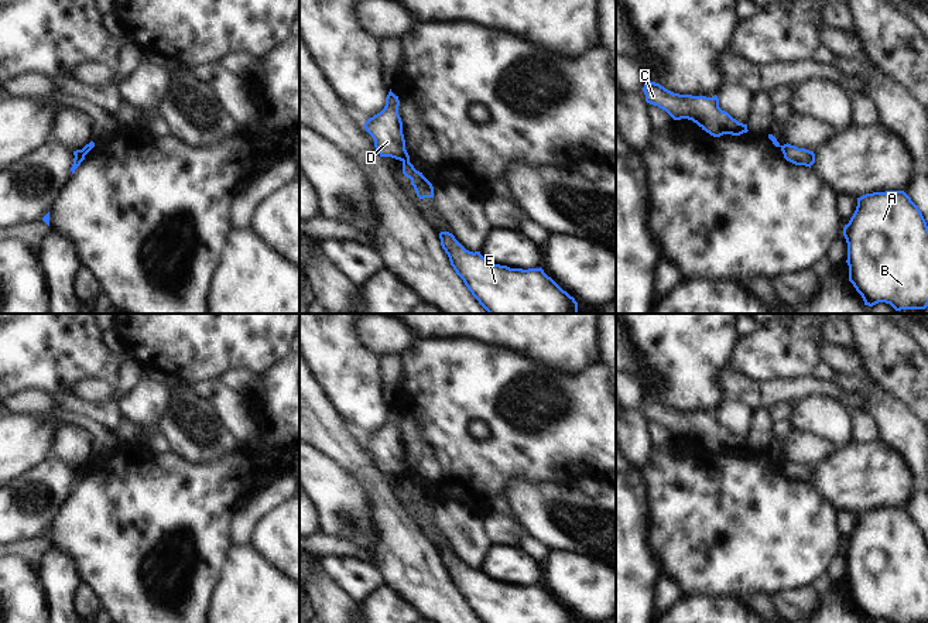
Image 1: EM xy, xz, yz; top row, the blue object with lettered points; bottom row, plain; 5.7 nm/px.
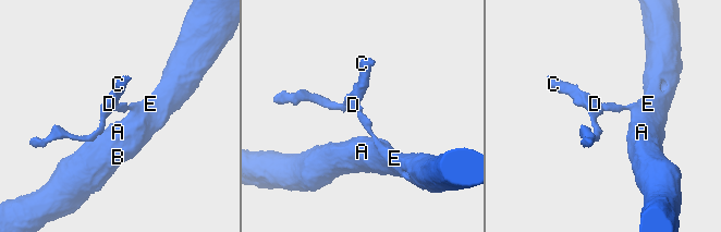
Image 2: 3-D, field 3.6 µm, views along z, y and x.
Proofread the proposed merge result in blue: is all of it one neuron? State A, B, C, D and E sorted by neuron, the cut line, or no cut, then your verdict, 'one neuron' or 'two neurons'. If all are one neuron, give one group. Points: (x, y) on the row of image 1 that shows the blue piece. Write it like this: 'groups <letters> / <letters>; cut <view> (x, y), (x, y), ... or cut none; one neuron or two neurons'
groups A B E / C D; cut xz (403, 160), (408, 161); two neurons

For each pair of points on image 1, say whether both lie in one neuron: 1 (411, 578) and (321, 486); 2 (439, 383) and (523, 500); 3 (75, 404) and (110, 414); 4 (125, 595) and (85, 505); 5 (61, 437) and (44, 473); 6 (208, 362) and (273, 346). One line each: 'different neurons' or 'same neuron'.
1: different neurons
2: different neurons
3: same neuron
4: same neuron
5: different neurons
6: same neuron

